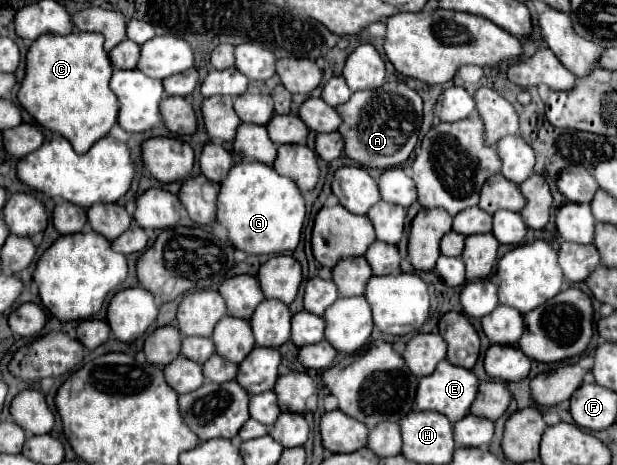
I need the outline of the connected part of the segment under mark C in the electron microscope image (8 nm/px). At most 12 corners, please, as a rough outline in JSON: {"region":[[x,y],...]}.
{"region":[[101,33],[41,35],[17,95],[87,153],[119,101]]}

